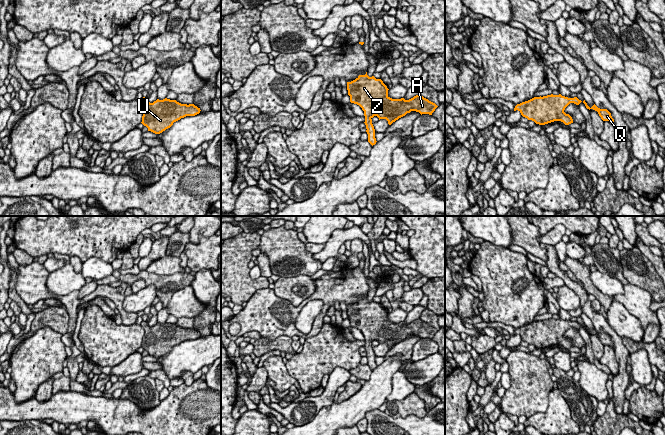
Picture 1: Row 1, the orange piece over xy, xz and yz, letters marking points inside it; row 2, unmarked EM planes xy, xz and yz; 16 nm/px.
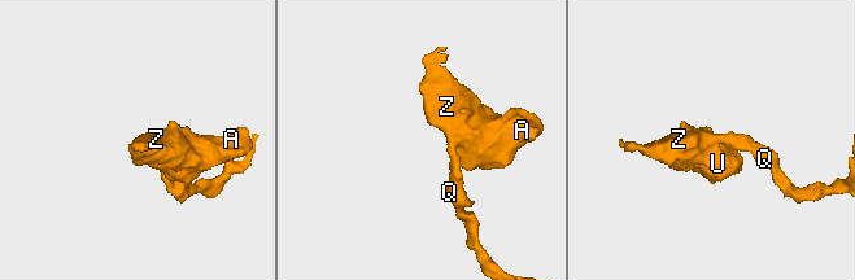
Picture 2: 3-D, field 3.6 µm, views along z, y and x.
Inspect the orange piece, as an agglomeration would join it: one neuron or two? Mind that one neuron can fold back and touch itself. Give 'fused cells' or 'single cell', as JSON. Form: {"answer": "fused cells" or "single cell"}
{"answer": "single cell"}

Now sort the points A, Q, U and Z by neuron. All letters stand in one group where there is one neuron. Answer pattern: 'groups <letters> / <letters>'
groups A Q U Z

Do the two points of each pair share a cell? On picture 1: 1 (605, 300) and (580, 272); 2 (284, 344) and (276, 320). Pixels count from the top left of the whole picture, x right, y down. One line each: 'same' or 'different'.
1: same
2: different

